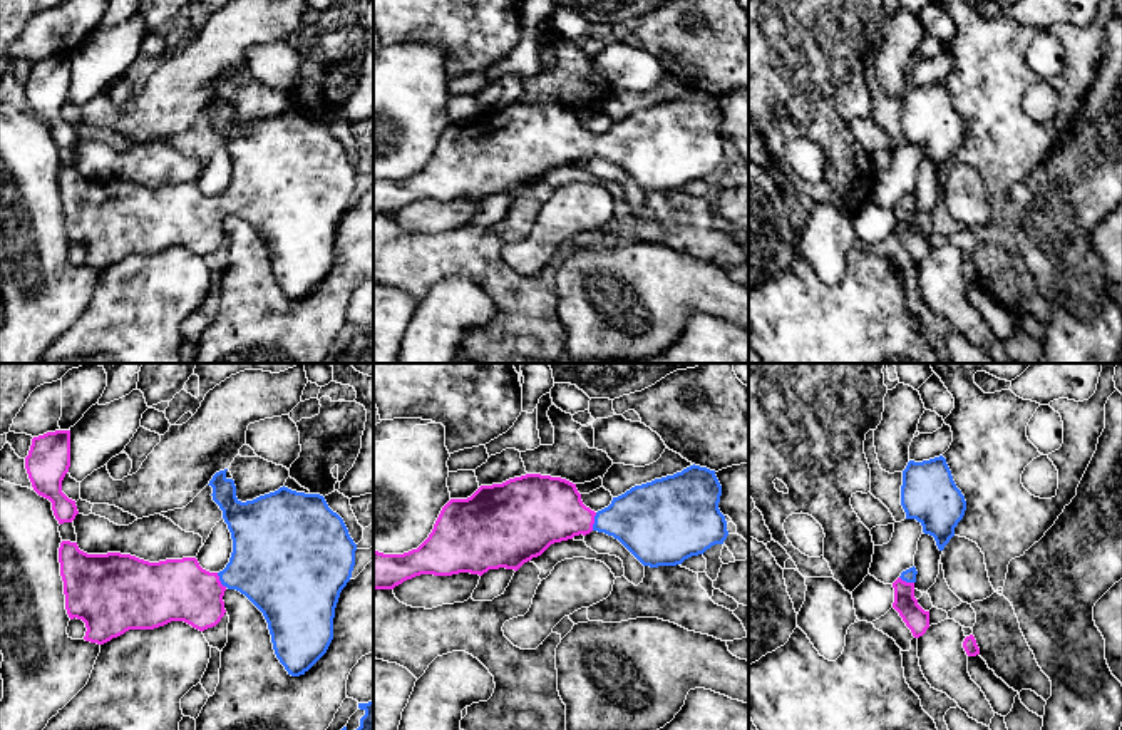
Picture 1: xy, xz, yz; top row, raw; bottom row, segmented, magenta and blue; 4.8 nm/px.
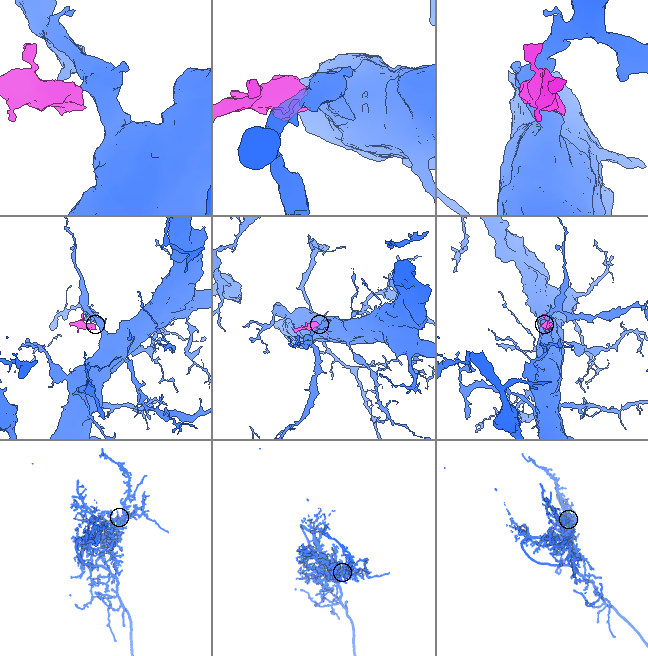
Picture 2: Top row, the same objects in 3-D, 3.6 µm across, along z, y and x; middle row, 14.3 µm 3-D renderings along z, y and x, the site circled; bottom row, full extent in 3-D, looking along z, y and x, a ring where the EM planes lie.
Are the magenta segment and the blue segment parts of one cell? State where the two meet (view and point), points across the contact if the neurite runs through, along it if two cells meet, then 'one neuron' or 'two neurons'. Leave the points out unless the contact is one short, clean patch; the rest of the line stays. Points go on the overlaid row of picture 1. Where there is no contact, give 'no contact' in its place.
meets magenta in xz at (593, 521); runs through xz (543, 509), (593, 521), (645, 519); one neuron

